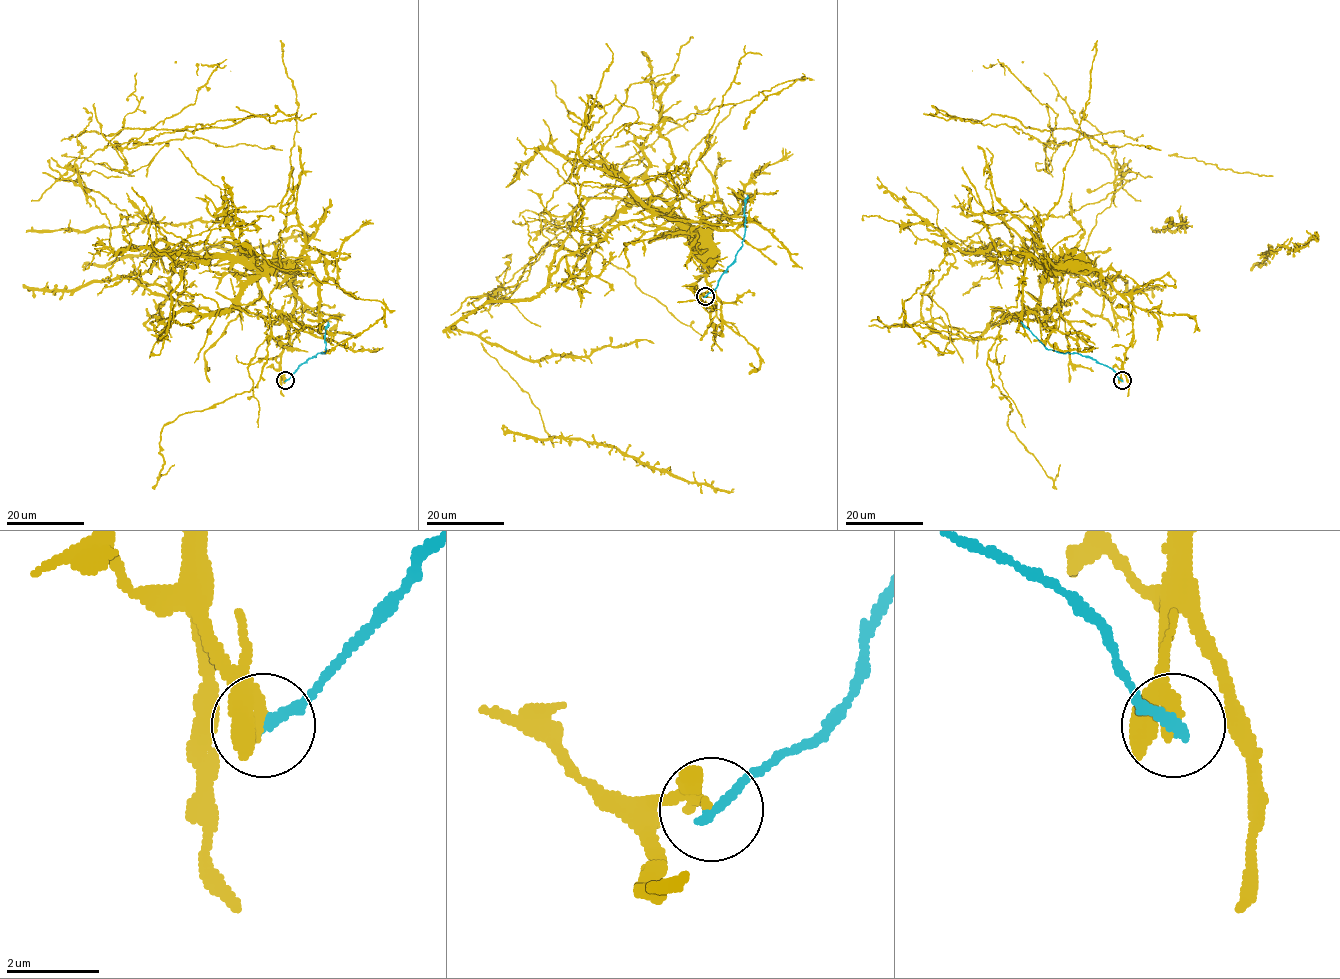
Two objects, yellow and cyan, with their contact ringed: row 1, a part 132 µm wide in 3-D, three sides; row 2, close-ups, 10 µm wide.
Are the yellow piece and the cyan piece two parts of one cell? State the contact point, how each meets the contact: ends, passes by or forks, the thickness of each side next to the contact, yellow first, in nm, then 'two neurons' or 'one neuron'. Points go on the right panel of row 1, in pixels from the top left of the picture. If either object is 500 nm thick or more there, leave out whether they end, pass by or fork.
at (1122, 380); yellow ends there; cyan ends there; 480 nm thick on the yellow side, 240 nm on the other; two neurons

